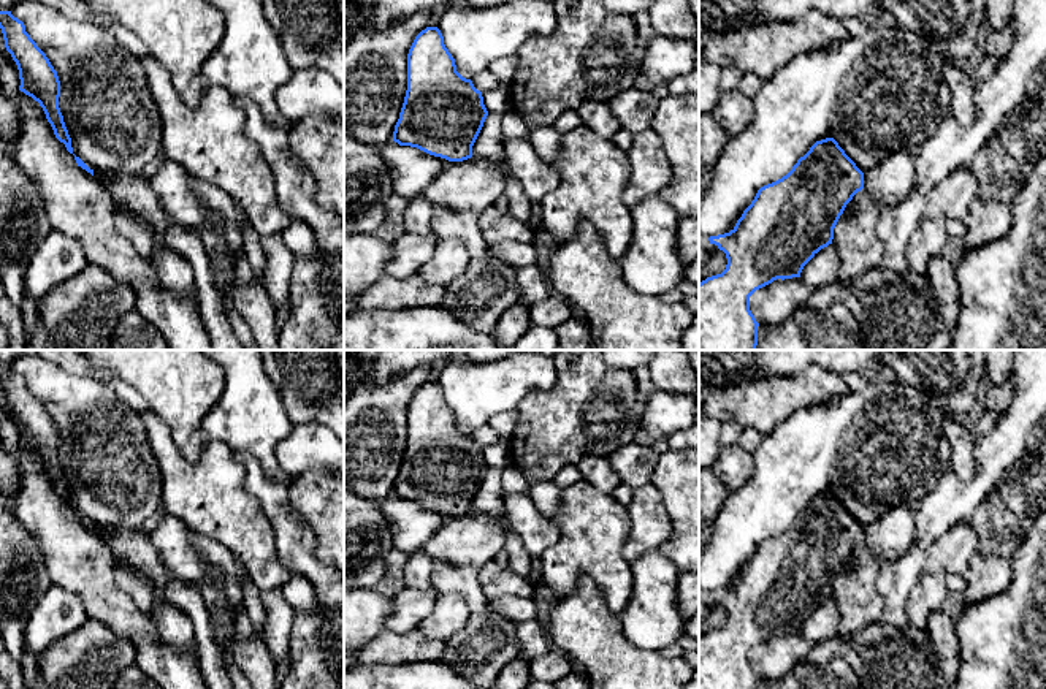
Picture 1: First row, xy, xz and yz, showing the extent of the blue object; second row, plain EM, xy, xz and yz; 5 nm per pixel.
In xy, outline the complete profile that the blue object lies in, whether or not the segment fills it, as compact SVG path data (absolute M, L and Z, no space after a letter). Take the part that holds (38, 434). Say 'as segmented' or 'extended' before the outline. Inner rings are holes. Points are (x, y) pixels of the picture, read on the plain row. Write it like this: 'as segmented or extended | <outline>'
as segmented | M0 366L0 383L5 402L19 424L19 445L40 458L55 493L73 508L71 493L59 463L60 436L57 426L25 386L24 377L14 372L11 366Z

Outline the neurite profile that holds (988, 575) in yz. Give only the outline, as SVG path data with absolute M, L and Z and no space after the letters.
M976 553L964 575L967 581L965 607L1005 592L1013 580L1013 572L1013 561Z

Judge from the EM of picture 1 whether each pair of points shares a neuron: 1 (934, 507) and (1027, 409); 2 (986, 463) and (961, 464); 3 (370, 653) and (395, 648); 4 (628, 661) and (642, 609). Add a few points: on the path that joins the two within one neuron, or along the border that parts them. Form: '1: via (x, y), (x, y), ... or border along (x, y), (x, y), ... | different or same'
1: via (962, 496), (988, 471), (994, 455), (1010, 437) | same
2: border along (977, 441), (973, 474), (969, 479), (959, 480) | different
3: via (376, 651), (389, 648) | same
4: border along (617, 615), (622, 631), (636, 645), (660, 651) | different

